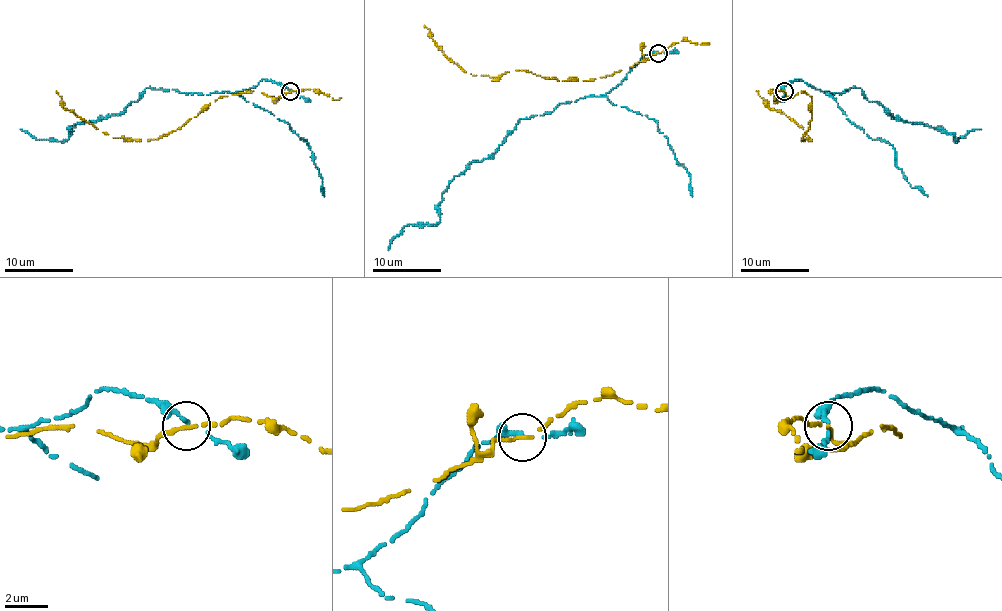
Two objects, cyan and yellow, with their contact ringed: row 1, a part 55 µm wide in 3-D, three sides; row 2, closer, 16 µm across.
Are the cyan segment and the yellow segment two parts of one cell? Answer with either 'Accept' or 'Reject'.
Reject

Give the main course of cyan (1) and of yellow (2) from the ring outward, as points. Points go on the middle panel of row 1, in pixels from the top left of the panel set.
1: (657, 53), (604, 94), (519, 120), (490, 156), (454, 177), (440, 220), (407, 224), (388, 250)
2: (657, 53), (621, 70), (586, 81), (545, 79), (524, 70), (490, 77), (464, 72), (443, 53), (424, 25)

